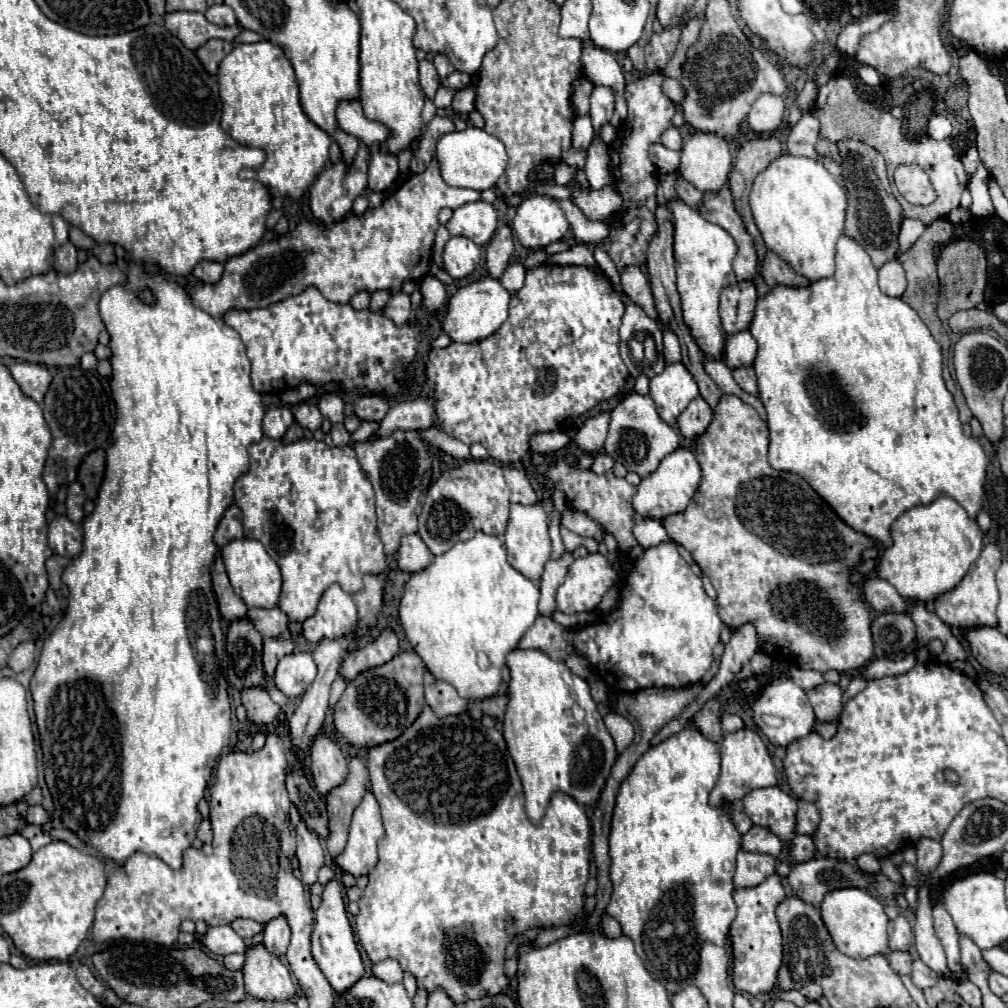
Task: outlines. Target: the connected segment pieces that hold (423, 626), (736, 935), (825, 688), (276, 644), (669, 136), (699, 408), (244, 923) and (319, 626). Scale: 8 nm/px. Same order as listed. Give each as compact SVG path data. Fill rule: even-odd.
M478 532L474 538L466 540L466 542L458 542L454 544L448 552L444 552L442 556L436 556L434 562L424 568L422 572L416 572L410 576L410 580L406 582L406 590L404 590L404 596L400 600L400 622L402 622L402 628L406 632L406 638L408 642L412 644L414 652L422 658L422 662L426 664L426 668L432 672L432 676L436 680L446 680L448 684L452 684L458 694L470 702L474 700L484 700L484 698L490 698L498 692L500 688L500 682L502 682L502 666L506 664L506 656L508 652L512 652L518 644L518 640L524 636L524 632L534 624L536 616L538 616L538 598L540 598L540 588L536 586L536 582L532 582L530 578L522 576L518 570L514 570L508 560L506 560L506 548L504 548L504 542L498 538L498 536L490 536L490 534L484 534L484 532Z
M772 874L754 888L734 890L734 902L738 906L738 912L730 926L730 940L734 952L732 982L740 992L758 996L776 988L778 970L782 966L782 934L774 910L784 898L786 894L782 888L782 878L778 874Z
M824 682L806 692L818 722L834 722L842 712L842 690L838 684Z
M266 638L264 640L264 654L262 654L262 662L264 662L264 674L266 680L270 682L274 678L274 670L276 664L286 656L294 652L294 640L284 640L284 638Z
M670 126L664 134L662 134L662 144L670 150L680 150L682 148L682 134L678 128Z
M698 396L694 398L688 408L678 416L678 430L684 438L696 438L706 432L712 422L710 406Z
M234 920L232 924L230 924L232 928L234 928L234 932L238 932L238 936L242 936L244 940L248 940L248 938L252 938L254 934L260 934L262 930L264 930L264 924L260 924L260 922L256 922L256 920Z
M332 584L320 598L316 614L302 624L302 636L314 644L324 638L336 640L348 636L356 624L358 608L352 600L352 594L344 592L338 584Z

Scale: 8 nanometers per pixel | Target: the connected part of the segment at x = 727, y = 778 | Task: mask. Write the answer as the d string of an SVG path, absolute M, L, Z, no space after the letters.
M742 728L738 732L724 736L724 740L720 744L720 760L722 760L720 762L722 764L720 780L716 782L714 790L710 792L712 806L720 806L722 800L726 800L726 802L742 800L748 792L752 792L756 788L766 788L766 786L776 784L776 768L772 764L768 748L762 742L762 738L758 736L758 732L754 732L750 728Z

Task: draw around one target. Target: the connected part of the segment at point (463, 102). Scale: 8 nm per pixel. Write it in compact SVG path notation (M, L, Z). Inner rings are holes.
M468 86L464 90L460 90L454 100L452 100L452 110L458 112L458 114L470 114L474 110L474 100L476 100L476 94L474 94L474 88Z

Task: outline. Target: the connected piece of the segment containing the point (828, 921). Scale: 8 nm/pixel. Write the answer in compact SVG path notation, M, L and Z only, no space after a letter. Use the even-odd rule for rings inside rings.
M838 888L824 896L820 914L822 914L824 926L828 928L828 934L832 936L836 948L842 954L854 960L864 960L874 954L888 954L888 948L886 948L888 916L884 912L884 904L880 898L870 896L862 888Z

